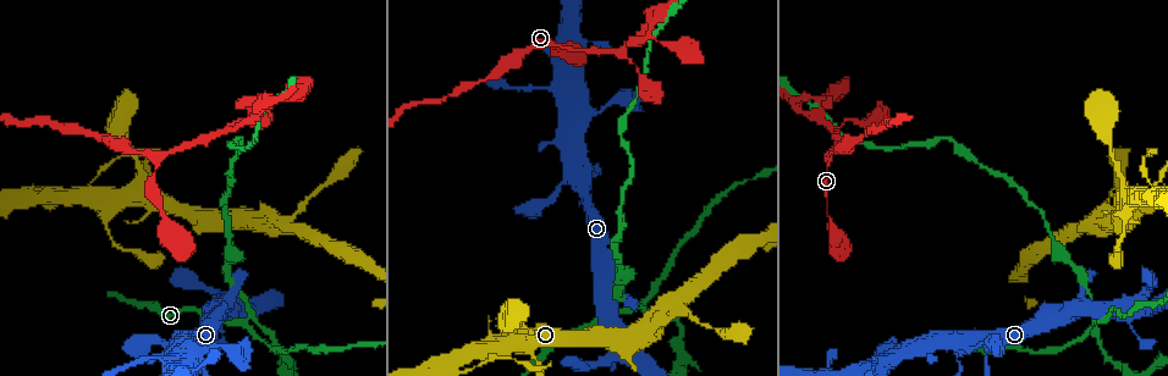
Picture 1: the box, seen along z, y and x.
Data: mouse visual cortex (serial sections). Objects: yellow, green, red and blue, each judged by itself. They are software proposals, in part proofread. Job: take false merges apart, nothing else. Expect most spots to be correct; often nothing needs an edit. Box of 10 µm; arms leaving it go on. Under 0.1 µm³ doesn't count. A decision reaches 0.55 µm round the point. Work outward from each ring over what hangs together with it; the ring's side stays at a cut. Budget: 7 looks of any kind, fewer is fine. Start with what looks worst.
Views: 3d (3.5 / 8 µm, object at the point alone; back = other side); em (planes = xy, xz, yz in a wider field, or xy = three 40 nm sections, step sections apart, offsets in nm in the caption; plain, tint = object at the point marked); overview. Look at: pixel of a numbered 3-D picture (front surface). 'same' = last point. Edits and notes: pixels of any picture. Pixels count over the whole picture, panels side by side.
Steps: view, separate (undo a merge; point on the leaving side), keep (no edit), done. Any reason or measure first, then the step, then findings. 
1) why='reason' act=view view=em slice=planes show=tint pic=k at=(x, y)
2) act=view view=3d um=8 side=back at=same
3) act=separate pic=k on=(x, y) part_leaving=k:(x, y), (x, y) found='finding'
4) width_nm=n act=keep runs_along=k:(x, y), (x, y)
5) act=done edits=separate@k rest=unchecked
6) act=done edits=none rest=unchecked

why='four-way junction' act=view view=3d um=3.5 pic=1 at=(242, 321)

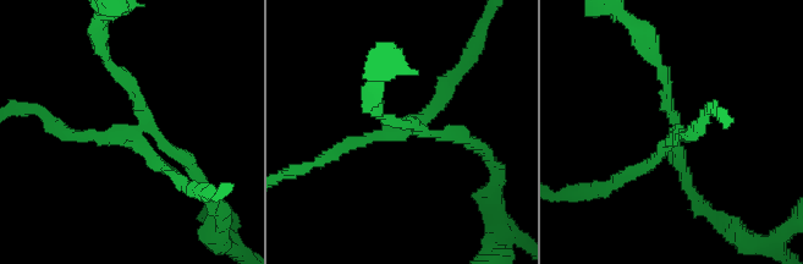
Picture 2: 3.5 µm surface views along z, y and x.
arms=4 arm_widths_nm=150,150,150,200 act=view view=em slice=xy step=3 show=tint pic=2 at=(135, 131)

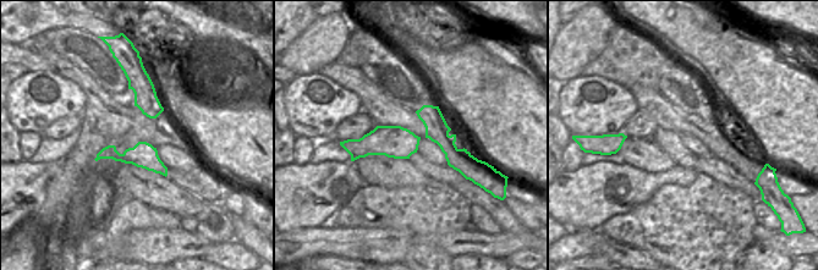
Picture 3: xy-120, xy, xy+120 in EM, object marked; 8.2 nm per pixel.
act=separate pic=2 on=(126, 84) part_leaving=2:(144, 125), (95, 28) found='two cells meet here'

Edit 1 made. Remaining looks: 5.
why='abrupt turn' act=view view=3d um=3.5 pic=1 at=(968, 342)

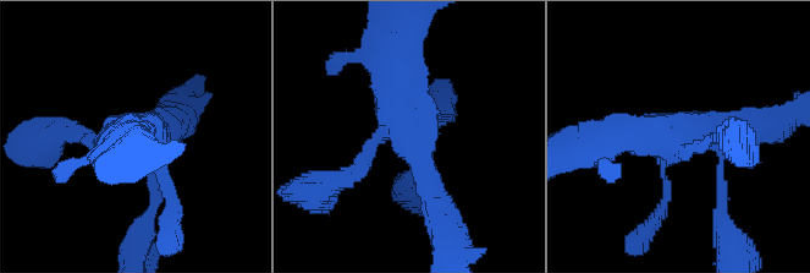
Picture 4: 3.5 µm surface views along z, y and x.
arms=4 arm_widths_nm=150,150,350,450 why='need the tissue' act=view view=em slice=xy step=5 show=tint pic=4 at=(415, 139)

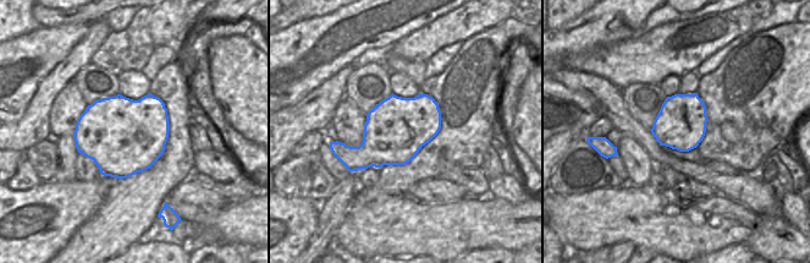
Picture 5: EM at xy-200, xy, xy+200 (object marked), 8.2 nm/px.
act=keep found='continuous, no second cell'

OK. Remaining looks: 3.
why='thin neck' act=view view=3d um=3.5 pic=1 at=(839, 127)

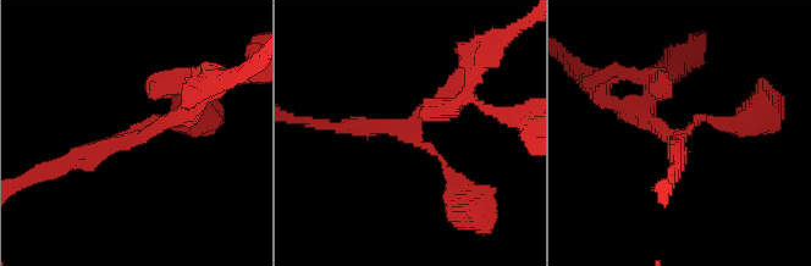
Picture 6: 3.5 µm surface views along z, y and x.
arms=3 arm_widths_nm=100,200,200 act=view view=em slice=planes show=tint pic=6 at=(402, 124)

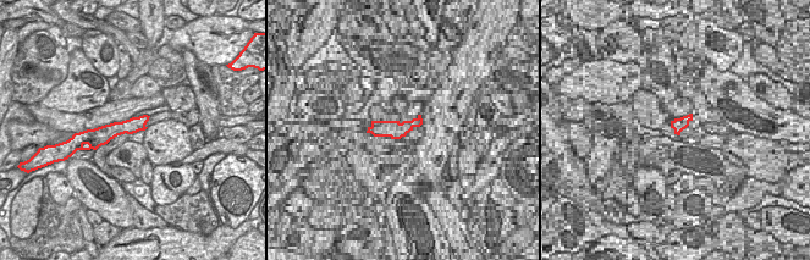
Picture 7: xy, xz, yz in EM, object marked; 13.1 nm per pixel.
act=keep runs_along=6:(50, 168), (141, 138), (189, 105) found='all the same cell'

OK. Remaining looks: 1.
act=done edits=separate@2 rest=unchecked

